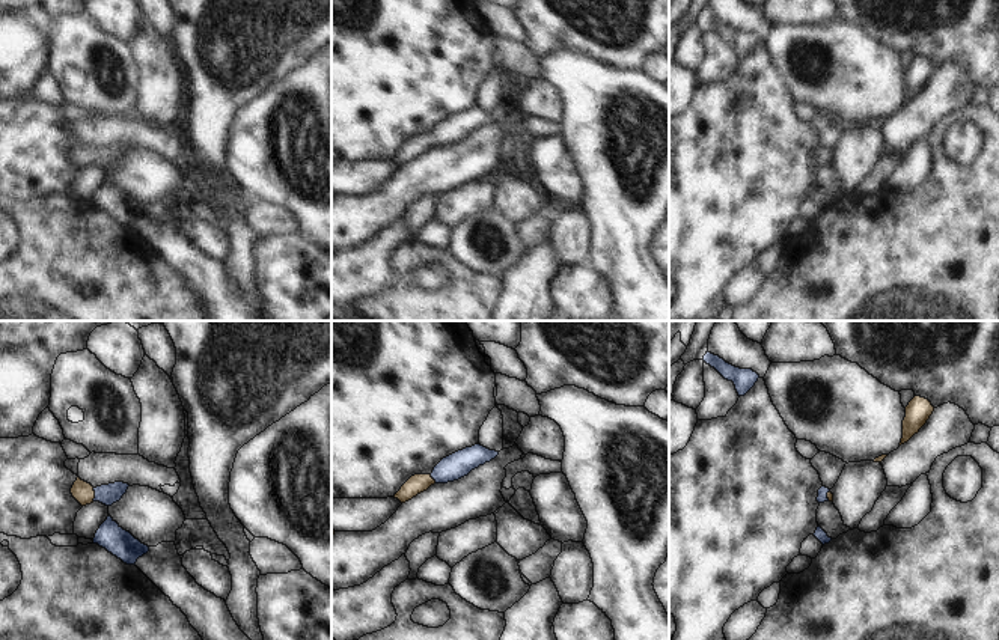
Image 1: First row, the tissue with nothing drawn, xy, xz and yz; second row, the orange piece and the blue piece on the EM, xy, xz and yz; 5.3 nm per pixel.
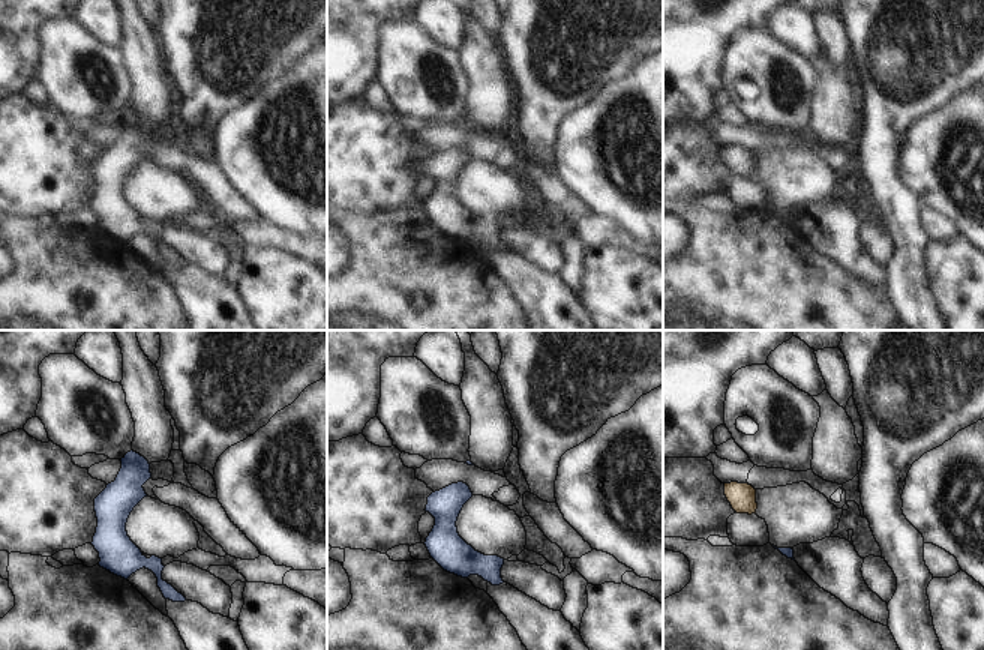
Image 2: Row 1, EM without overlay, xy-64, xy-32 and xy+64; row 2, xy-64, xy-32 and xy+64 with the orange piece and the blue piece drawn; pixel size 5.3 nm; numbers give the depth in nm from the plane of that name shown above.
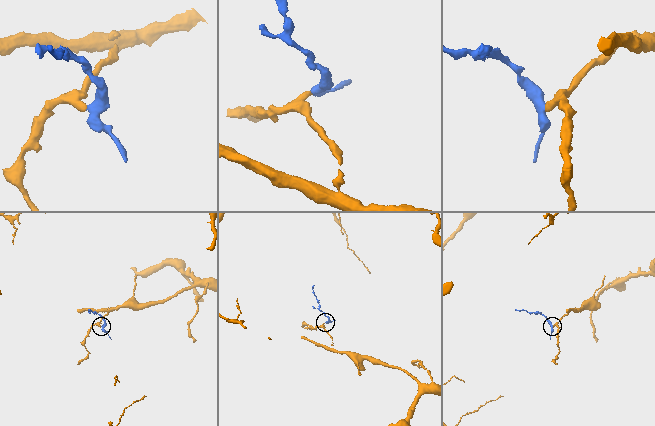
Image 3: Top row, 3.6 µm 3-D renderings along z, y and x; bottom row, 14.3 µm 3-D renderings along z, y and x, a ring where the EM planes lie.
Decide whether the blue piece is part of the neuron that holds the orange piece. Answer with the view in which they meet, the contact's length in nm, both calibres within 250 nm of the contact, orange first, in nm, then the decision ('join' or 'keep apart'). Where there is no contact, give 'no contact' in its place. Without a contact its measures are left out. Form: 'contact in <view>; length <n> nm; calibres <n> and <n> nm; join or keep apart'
contact in xy; length 70 nm; calibres 110 and 110 nm; join

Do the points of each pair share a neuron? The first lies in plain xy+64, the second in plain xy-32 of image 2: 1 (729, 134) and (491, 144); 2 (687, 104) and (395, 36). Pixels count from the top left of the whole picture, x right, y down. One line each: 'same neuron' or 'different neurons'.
1: same neuron
2: different neurons

